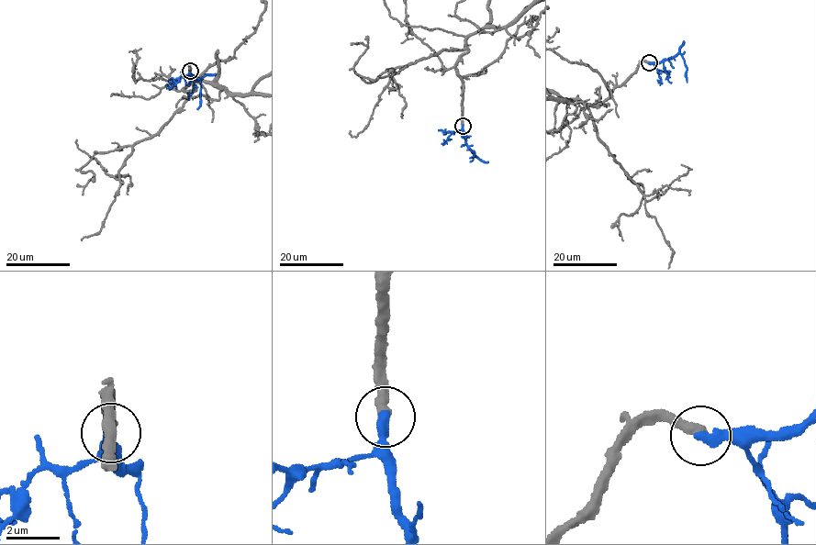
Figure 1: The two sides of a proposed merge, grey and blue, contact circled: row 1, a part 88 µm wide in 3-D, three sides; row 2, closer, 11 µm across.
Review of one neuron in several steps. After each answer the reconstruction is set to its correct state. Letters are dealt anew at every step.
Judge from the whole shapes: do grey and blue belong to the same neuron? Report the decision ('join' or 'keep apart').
join

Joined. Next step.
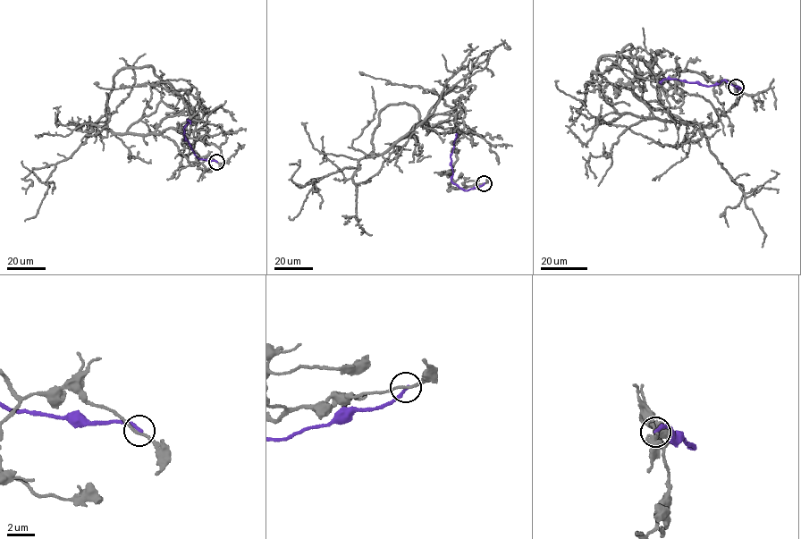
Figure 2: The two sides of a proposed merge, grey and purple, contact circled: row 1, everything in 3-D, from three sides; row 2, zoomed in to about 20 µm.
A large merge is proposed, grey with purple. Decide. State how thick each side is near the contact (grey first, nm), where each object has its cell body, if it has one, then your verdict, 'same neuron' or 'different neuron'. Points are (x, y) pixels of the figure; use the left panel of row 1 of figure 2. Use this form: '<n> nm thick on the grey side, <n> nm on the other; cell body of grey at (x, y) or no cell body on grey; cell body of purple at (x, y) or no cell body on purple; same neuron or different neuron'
180 nm thick on the grey side, 280 nm on the other; no cell body on grey; no cell body on purple; different neuron

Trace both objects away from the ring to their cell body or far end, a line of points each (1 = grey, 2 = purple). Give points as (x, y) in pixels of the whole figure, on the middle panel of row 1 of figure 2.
1: (484, 183), (451, 186), (460, 131), (442, 113), (361, 158), (352, 181), (374, 176), (398, 147), (410, 149)
2: (484, 183), (465, 190), (451, 181), (451, 154), (457, 134)

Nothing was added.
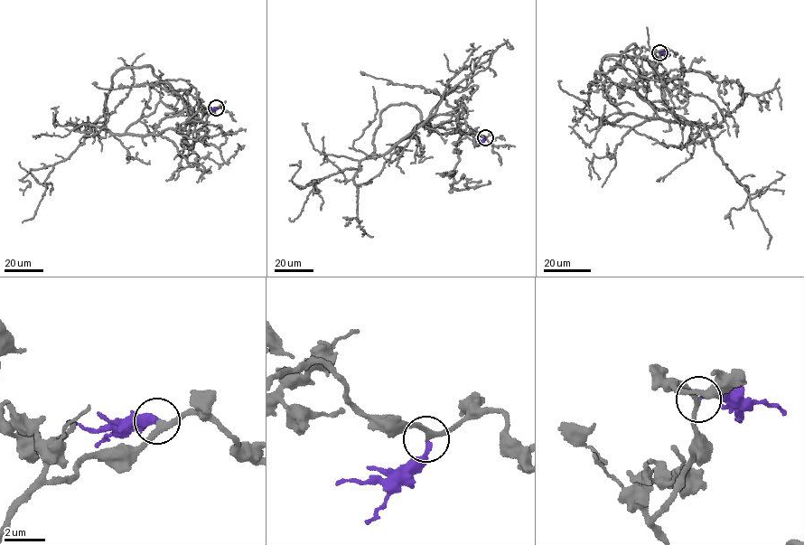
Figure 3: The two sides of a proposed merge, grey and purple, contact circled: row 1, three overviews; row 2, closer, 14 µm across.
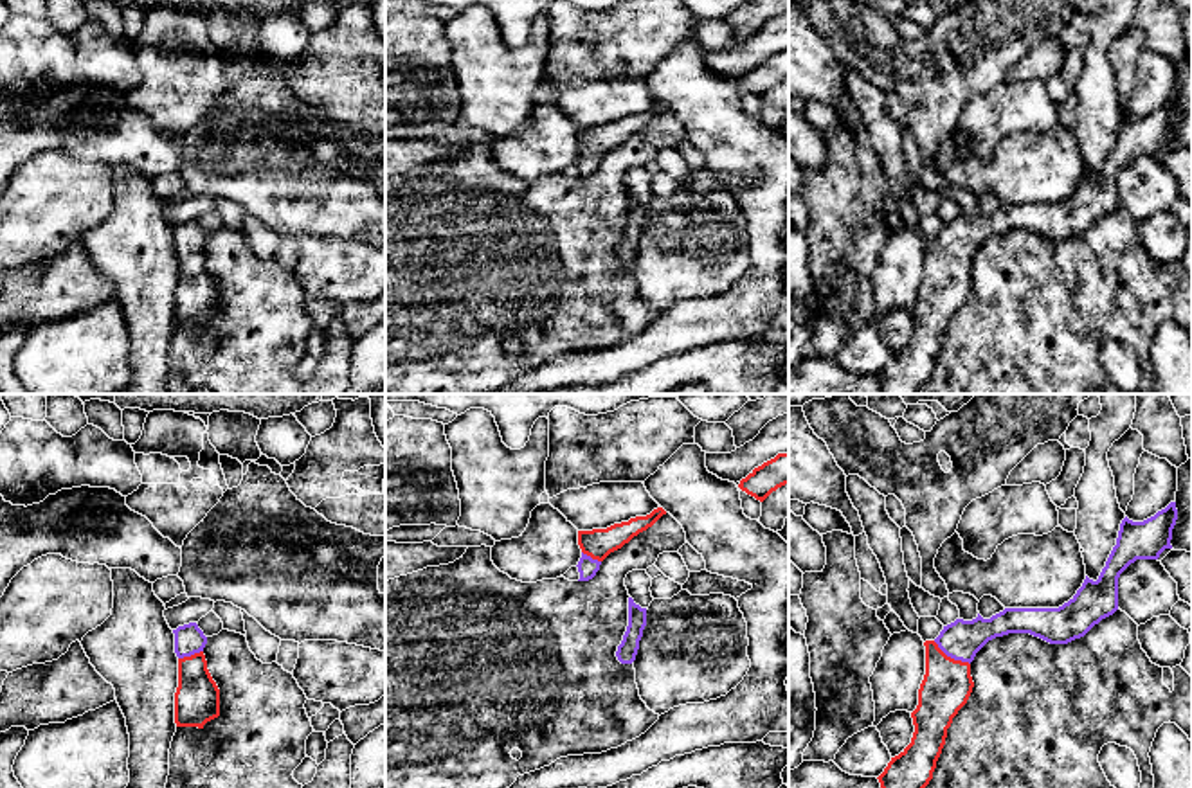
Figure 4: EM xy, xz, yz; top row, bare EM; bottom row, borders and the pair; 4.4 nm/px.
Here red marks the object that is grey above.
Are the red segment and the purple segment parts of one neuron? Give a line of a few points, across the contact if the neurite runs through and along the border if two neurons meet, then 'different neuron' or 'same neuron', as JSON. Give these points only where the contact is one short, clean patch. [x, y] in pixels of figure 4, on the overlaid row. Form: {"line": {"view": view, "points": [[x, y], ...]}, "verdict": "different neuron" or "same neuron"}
{"line": {"view": "yz", "points": [[948, 684], [949, 657], [962, 639]]}, "verdict": "same neuron"}

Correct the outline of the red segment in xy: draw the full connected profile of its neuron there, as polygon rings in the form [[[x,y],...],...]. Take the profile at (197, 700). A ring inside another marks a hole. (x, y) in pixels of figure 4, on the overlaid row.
[[[196,622],[173,630],[178,657],[178,687],[175,693],[176,727],[198,727],[220,716],[220,689],[212,680],[203,648],[207,637]]]

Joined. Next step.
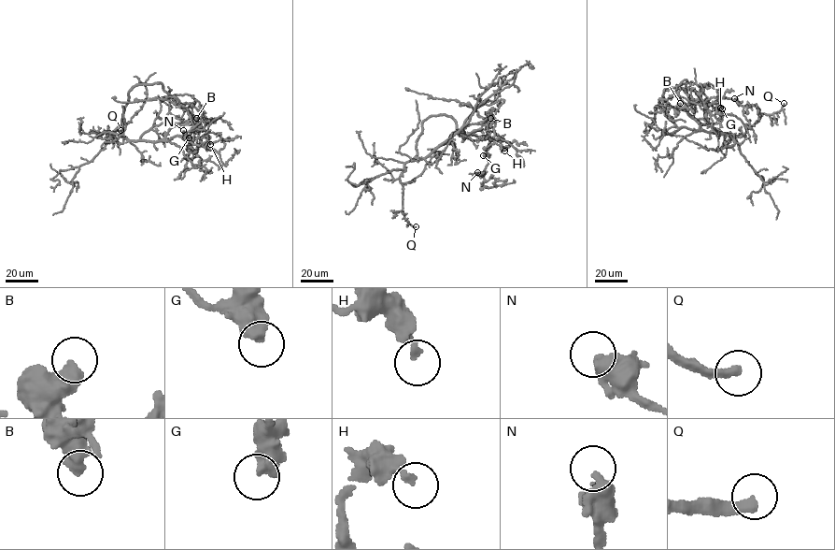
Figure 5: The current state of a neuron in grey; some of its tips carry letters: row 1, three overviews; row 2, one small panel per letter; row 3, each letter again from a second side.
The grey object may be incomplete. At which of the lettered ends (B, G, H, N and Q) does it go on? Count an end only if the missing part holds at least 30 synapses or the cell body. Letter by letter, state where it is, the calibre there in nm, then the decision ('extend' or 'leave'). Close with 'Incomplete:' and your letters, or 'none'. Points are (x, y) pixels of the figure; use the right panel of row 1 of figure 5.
B: place (680, 103); calibre 500 nm; leave
G: place (722, 108); calibre 600 nm; leave
H: place (720, 108); calibre 190 nm; leave
N: place (734, 98); calibre 500 nm; leave
Q: place (784, 103); calibre 320 nm; extend
Incomplete: Q

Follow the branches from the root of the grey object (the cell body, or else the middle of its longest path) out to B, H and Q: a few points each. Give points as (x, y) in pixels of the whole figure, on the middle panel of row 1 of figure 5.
B: (449, 138), (470, 124), (490, 118)
H: (449, 138), (470, 124), (486, 124), (489, 137), (500, 137), (493, 140), (504, 151)
Q: (449, 138), (423, 158), (412, 159), (404, 165), (399, 178), (403, 212), (416, 226)

